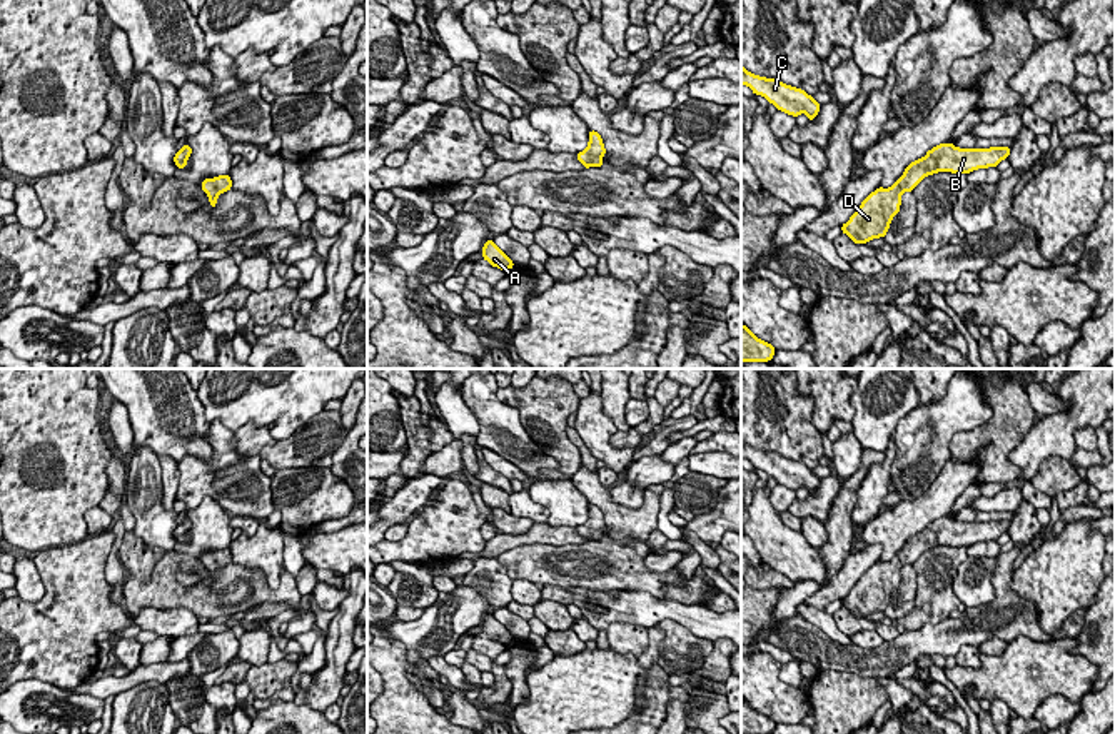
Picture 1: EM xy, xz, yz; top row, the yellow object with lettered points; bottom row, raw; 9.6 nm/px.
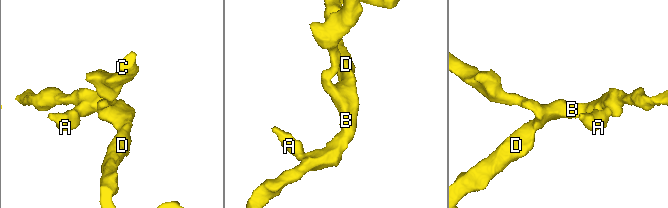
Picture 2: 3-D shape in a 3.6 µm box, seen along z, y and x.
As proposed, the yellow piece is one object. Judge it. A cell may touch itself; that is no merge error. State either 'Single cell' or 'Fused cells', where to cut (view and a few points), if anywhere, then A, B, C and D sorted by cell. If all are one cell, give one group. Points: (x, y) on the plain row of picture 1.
Single cell. No split. Groups: A B C D

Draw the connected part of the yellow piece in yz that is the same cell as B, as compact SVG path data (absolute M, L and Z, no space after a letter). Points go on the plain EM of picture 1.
M940 517L923 532L911 535L890 562L878 561L871 566L841 599L841 606L855 617L885 611L900 586L903 566L911 566L925 550L938 545L970 547L976 542L996 540L1008 532L1010 524L1010 520L958 522L953 517Z

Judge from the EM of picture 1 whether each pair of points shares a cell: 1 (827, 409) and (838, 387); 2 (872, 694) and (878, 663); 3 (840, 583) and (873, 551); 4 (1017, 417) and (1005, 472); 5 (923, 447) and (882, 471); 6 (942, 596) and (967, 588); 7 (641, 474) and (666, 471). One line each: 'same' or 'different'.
1: same
2: different
3: same
4: same
5: different
6: different
7: same

